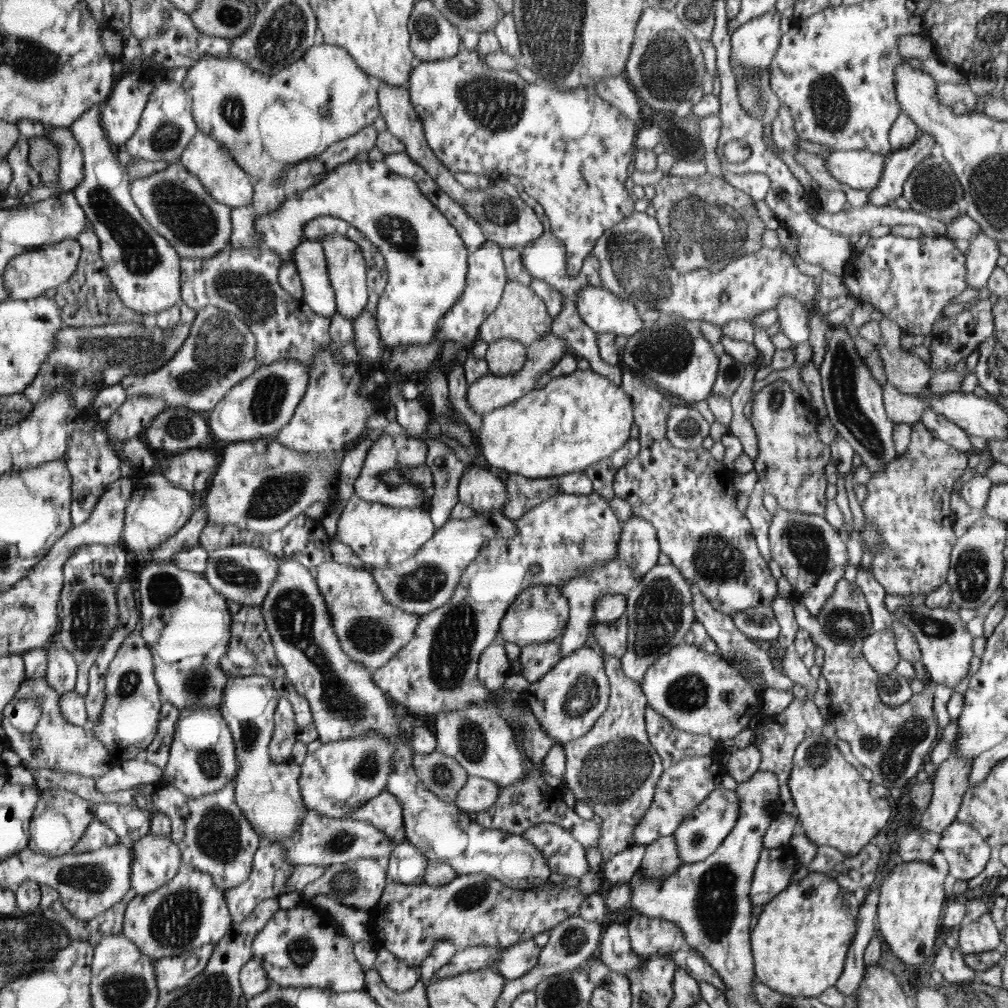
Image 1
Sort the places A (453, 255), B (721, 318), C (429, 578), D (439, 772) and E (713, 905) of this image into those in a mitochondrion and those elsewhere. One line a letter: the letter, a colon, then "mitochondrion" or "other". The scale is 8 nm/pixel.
A: other
B: other
C: mitochondrion
D: mitochondrion
E: mitochondrion

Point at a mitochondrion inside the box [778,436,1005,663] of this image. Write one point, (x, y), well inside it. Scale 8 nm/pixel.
(971, 571)

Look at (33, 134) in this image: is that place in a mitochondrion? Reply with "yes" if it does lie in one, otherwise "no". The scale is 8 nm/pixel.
no

